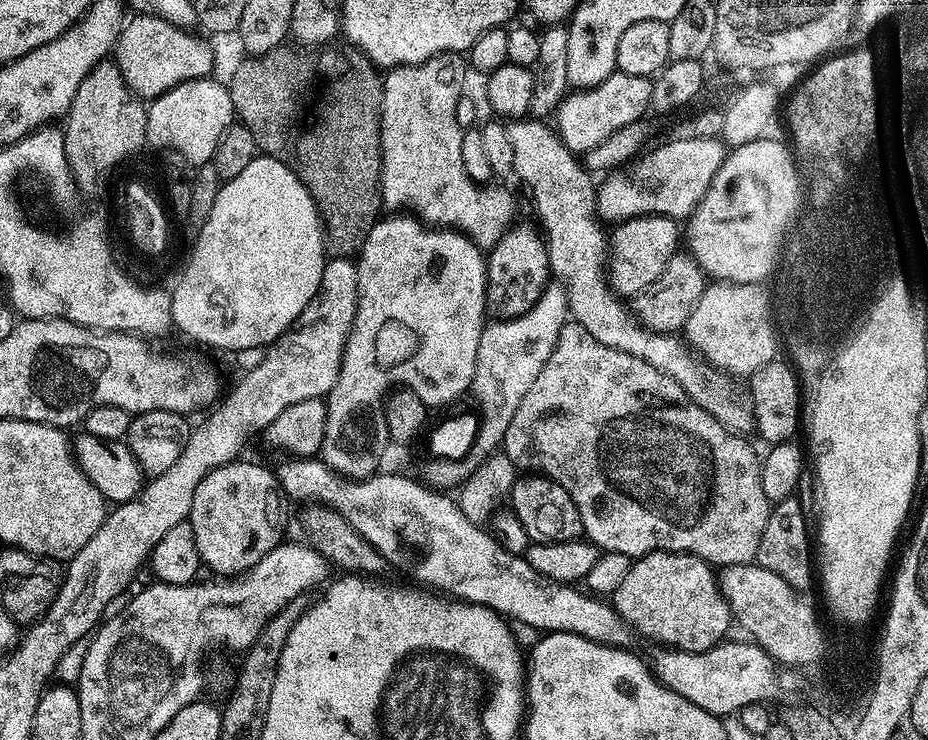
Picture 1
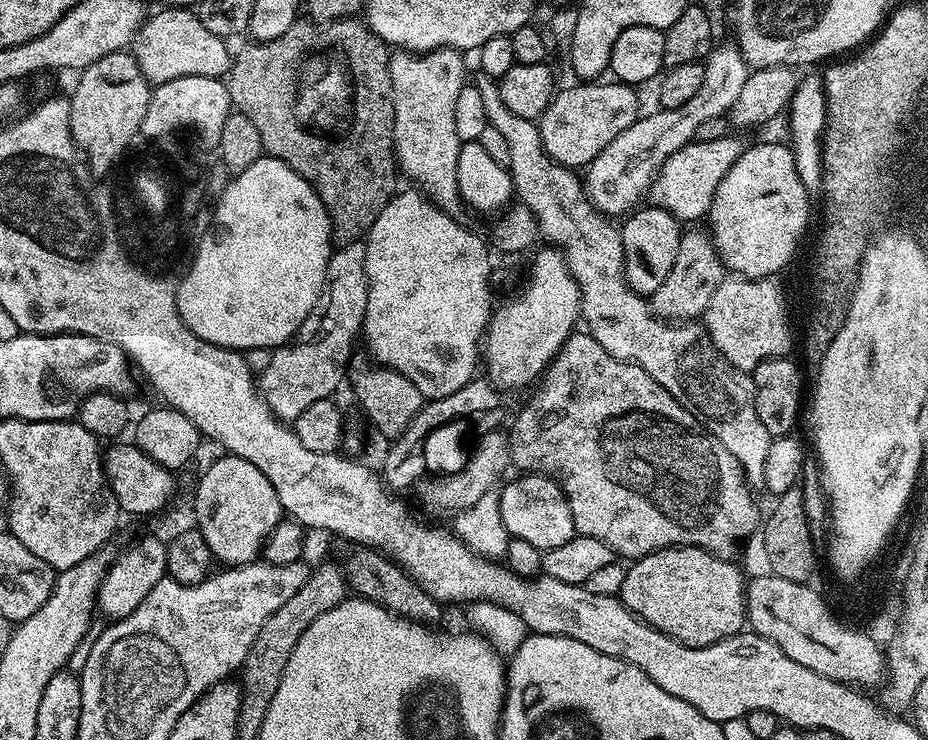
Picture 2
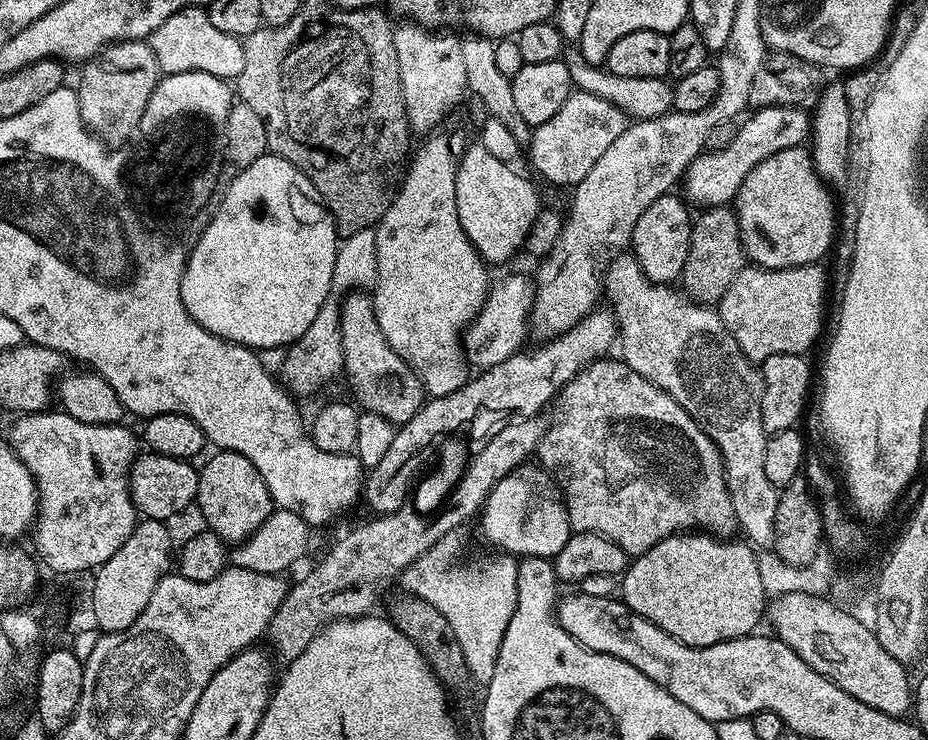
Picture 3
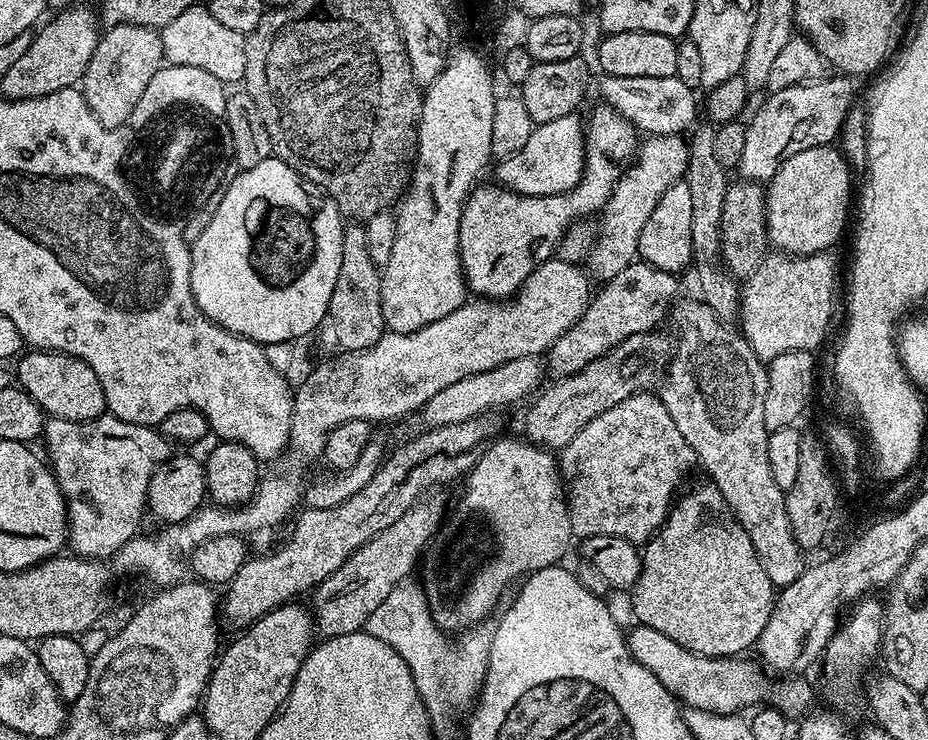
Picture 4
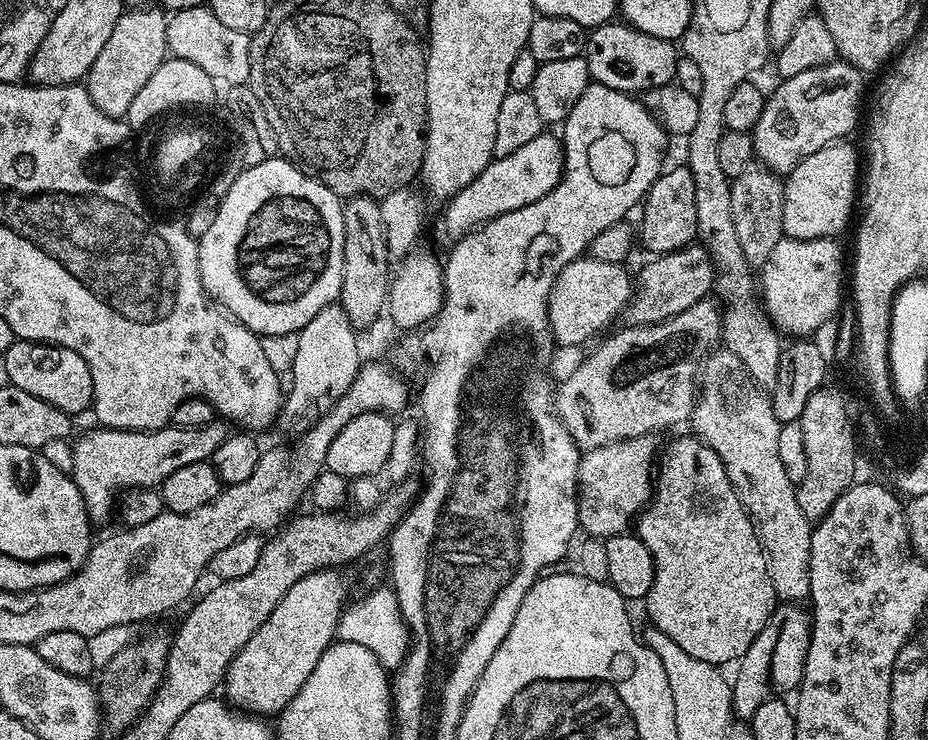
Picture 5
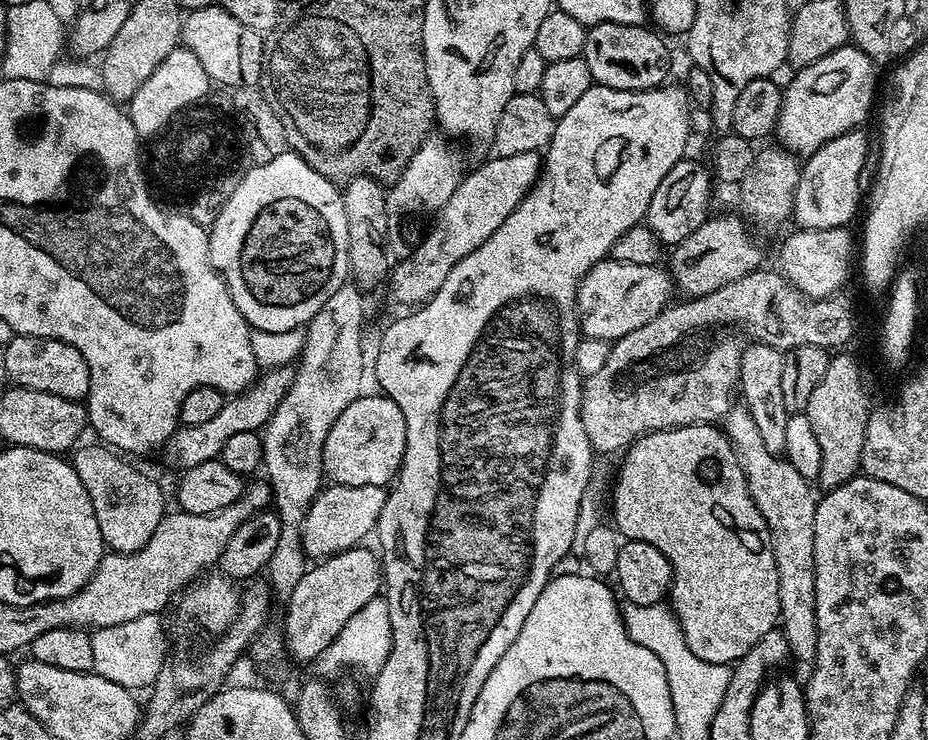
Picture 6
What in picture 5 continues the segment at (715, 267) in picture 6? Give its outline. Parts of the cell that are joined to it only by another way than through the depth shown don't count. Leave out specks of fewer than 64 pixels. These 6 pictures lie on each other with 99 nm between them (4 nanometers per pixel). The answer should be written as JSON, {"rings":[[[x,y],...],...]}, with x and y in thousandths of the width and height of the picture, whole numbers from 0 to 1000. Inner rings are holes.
{"rings":[[[747,327],[740,335],[732,335],[728,341],[707,343],[683,378],[684,393],[670,427],[678,439],[711,438],[714,432],[735,424],[735,419],[744,419],[753,405],[760,404],[768,393],[772,365],[763,339],[753,328]]]}

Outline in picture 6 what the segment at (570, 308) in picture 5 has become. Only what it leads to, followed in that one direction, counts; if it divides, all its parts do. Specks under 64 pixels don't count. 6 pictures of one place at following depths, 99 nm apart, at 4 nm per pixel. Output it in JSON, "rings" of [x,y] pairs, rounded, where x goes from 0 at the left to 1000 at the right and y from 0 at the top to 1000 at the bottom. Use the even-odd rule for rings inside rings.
{"rings":[[[649,350],[627,376],[621,395],[626,450],[633,457],[656,462],[669,459],[679,446],[688,446],[688,441],[696,441],[696,435],[709,430],[709,424],[721,415],[724,395],[724,374],[714,361],[707,357],[683,359],[679,354]]]}

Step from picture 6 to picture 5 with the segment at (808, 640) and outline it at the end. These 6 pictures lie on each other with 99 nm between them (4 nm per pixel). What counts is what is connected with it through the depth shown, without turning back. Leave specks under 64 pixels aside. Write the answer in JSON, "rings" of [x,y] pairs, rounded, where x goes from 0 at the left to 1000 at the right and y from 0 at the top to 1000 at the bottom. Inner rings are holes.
{"rings":[[[776,468],[762,477],[756,492],[756,501],[752,508],[752,535],[750,550],[746,553],[744,564],[745,582],[753,593],[778,619],[782,641],[791,657],[791,662],[797,670],[802,685],[806,688],[811,708],[815,709],[815,720],[819,723],[819,735],[823,741],[823,749],[828,753],[828,774],[830,786],[834,792],[837,807],[845,814],[862,814],[871,805],[873,792],[873,732],[875,731],[876,709],[864,695],[864,684],[860,684],[858,672],[858,655],[851,651],[843,624],[838,619],[838,586],[841,585],[841,569],[837,568],[832,553],[831,539],[821,532],[806,512],[806,501],[800,495],[797,485],[783,470]]]}

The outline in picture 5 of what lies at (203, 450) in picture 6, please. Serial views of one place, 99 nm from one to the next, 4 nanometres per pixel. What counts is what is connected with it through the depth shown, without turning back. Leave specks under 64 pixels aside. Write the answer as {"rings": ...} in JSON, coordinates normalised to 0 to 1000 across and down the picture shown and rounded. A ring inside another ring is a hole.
{"rings":[[[237,565],[227,568],[217,578],[182,576],[165,584],[141,584],[111,576],[100,580],[92,589],[81,591],[75,642],[95,685],[96,703],[103,711],[120,697],[122,701],[123,677],[127,668],[139,659],[168,659],[195,630],[227,623],[231,608],[235,608],[235,603],[239,603],[248,586],[247,574]]]}

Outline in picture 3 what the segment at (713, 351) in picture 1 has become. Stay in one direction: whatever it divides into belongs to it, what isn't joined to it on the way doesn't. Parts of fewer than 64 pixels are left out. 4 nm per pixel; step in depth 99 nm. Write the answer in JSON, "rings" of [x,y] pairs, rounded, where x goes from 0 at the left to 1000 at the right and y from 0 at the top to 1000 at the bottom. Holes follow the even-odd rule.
{"rings":[[[883,355],[869,357],[861,362],[821,362],[818,359],[804,359],[795,370],[795,376],[791,376],[791,381],[787,381],[787,386],[782,392],[782,397],[777,400],[774,407],[774,420],[777,428],[780,431],[780,439],[787,446],[787,451],[791,451],[791,457],[795,462],[795,468],[801,476],[806,480],[807,488],[822,489],[825,484],[830,484],[830,478],[856,478],[861,476],[863,478],[870,477],[870,470],[874,468],[879,459],[879,453],[883,451],[884,443],[886,449],[886,435],[884,441],[884,426],[889,426],[890,414],[888,419],[888,393],[893,393],[894,389],[894,373],[884,364]]]}

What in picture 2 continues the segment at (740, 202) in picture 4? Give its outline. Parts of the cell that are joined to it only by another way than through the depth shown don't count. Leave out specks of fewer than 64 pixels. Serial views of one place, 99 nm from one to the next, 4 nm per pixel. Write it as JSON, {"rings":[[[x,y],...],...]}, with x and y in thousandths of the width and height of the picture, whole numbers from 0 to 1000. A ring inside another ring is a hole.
{"rings":[[[738,312],[733,322],[731,332],[731,349],[726,349],[726,359],[700,401],[700,415],[713,432],[721,435],[746,435],[758,428],[759,420],[763,418],[765,403],[769,403],[769,392],[779,381],[782,372],[779,351],[772,341],[772,332],[762,312],[741,314]]]}

